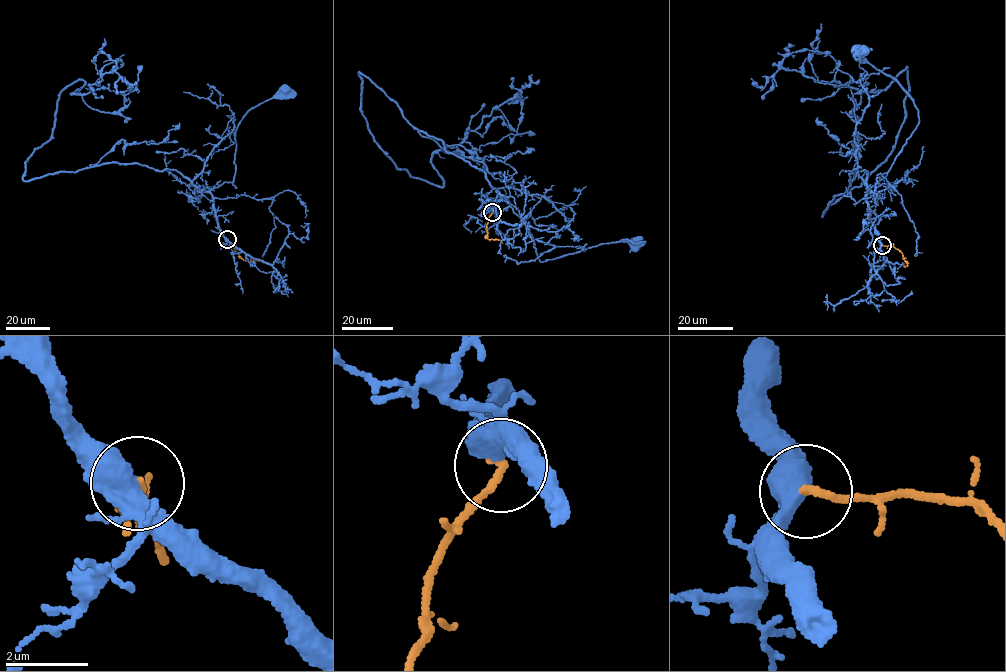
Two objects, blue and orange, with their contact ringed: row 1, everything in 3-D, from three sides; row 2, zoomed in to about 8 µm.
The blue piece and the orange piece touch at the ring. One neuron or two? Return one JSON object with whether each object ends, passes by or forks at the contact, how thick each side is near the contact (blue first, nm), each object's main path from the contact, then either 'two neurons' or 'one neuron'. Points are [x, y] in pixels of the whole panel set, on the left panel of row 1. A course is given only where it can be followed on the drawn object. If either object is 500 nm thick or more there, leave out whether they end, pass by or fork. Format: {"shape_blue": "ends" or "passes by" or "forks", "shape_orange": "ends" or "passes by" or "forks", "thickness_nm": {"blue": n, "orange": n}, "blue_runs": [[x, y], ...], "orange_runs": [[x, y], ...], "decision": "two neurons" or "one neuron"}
{"shape_blue": "passes by", "shape_orange": "ends", "thickness_nm": {"blue": 480, "orange": 180}, "blue_runs": [[227, 239], [220, 228], [210, 192], [232, 181], [235, 130], [245, 115], [285, 91]], "orange_runs": [[227, 239], [245, 260], [259, 260]], "decision": "one neuron"}

